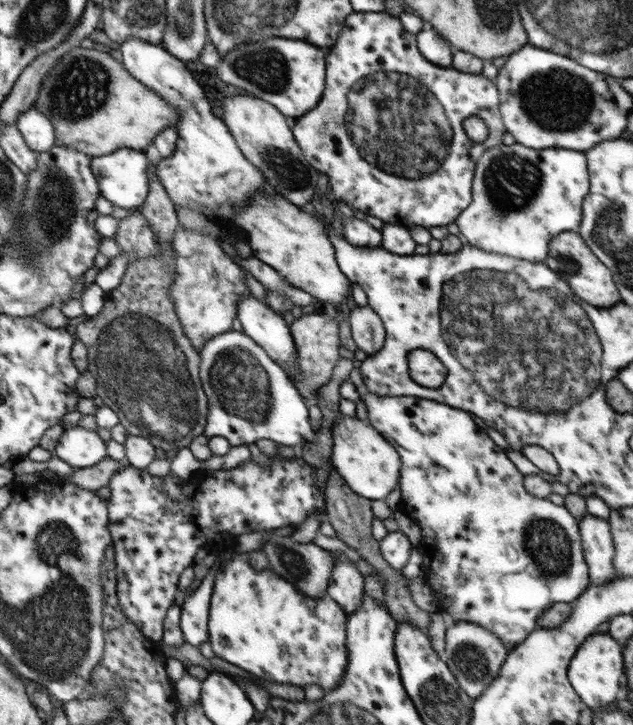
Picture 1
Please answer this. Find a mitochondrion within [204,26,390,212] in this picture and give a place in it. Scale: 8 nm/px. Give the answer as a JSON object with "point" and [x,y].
{"point":[268,72]}

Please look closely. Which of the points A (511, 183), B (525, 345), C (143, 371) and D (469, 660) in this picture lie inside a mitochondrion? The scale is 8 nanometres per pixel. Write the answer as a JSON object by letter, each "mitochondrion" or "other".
{"A":"mitochondrion","B":"mitochondrion","C":"mitochondrion","D":"mitochondrion"}

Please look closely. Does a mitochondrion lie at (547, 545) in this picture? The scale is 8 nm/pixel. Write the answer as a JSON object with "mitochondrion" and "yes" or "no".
{"mitochondrion":"yes"}

